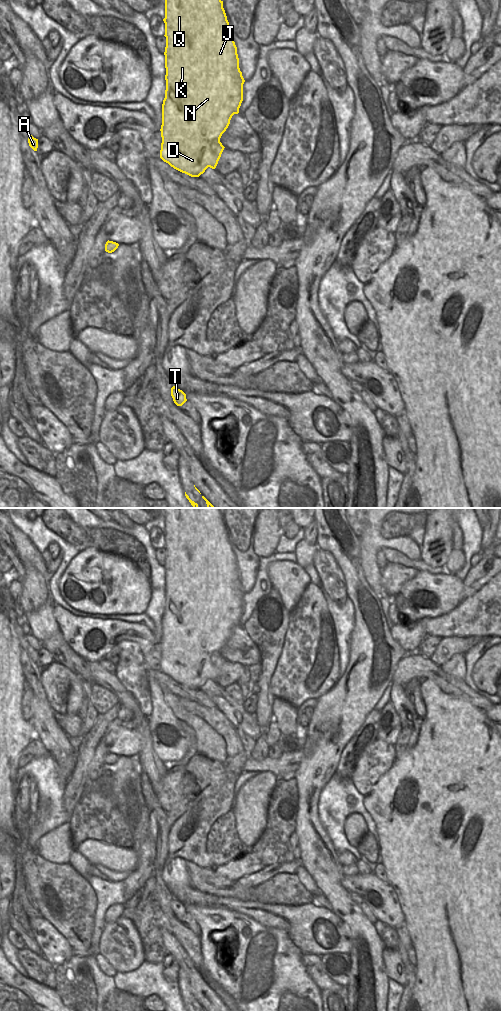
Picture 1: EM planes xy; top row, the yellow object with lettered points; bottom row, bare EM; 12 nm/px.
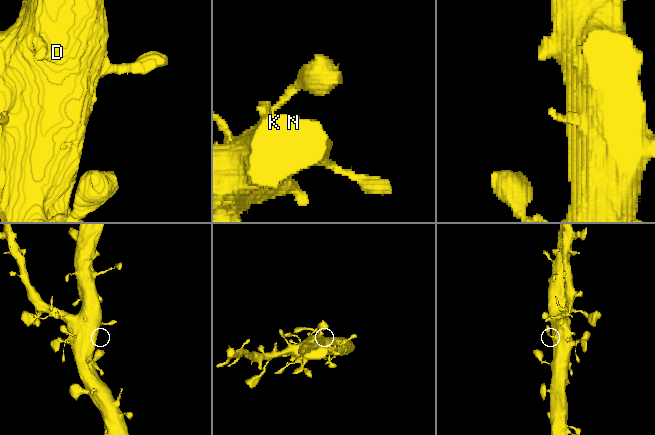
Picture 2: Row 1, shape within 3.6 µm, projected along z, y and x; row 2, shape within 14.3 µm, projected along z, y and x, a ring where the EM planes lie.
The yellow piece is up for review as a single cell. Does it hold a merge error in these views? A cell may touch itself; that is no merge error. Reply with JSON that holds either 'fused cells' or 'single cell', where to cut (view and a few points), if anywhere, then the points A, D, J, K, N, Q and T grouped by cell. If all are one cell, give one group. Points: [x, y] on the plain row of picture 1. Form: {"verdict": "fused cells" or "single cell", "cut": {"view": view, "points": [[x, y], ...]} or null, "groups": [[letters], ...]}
{"verdict": "single cell", "cut": null, "groups": [["A", "D", "J", "K", "N", "Q", "T"]]}

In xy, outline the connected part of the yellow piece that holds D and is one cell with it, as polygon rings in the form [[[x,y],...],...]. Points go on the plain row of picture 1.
[[[165,508],[165,530],[163,533],[165,535],[164,548],[166,549],[166,559],[164,564],[166,602],[162,616],[162,637],[160,641],[162,655],[160,670],[182,685],[191,689],[199,689],[208,679],[215,681],[218,676],[221,666],[225,660],[220,654],[220,650],[228,640],[232,628],[239,625],[239,620],[243,613],[243,596],[245,592],[239,580],[237,559],[230,546],[229,534],[223,520],[223,513],[219,508]]]

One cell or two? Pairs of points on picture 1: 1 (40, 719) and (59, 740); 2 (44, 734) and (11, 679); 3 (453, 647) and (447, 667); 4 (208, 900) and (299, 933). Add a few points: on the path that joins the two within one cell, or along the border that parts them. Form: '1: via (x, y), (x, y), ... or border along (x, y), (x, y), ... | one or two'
1: via (45, 724), (54, 735) | one
2: border along (30, 722), (34, 734) | two
3: border along (464, 653), (454, 653), (440, 666) | two
4: via (231, 903), (254, 909), (266, 915), (276, 916) | one

